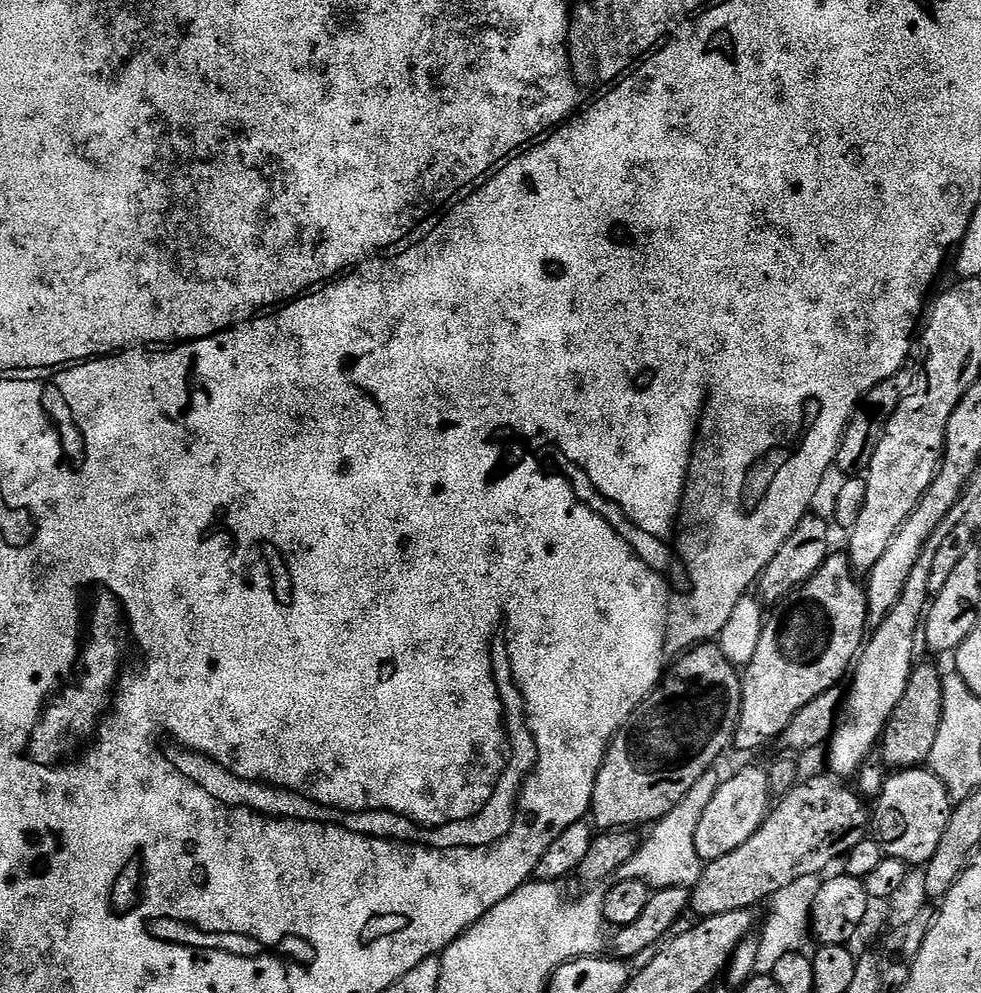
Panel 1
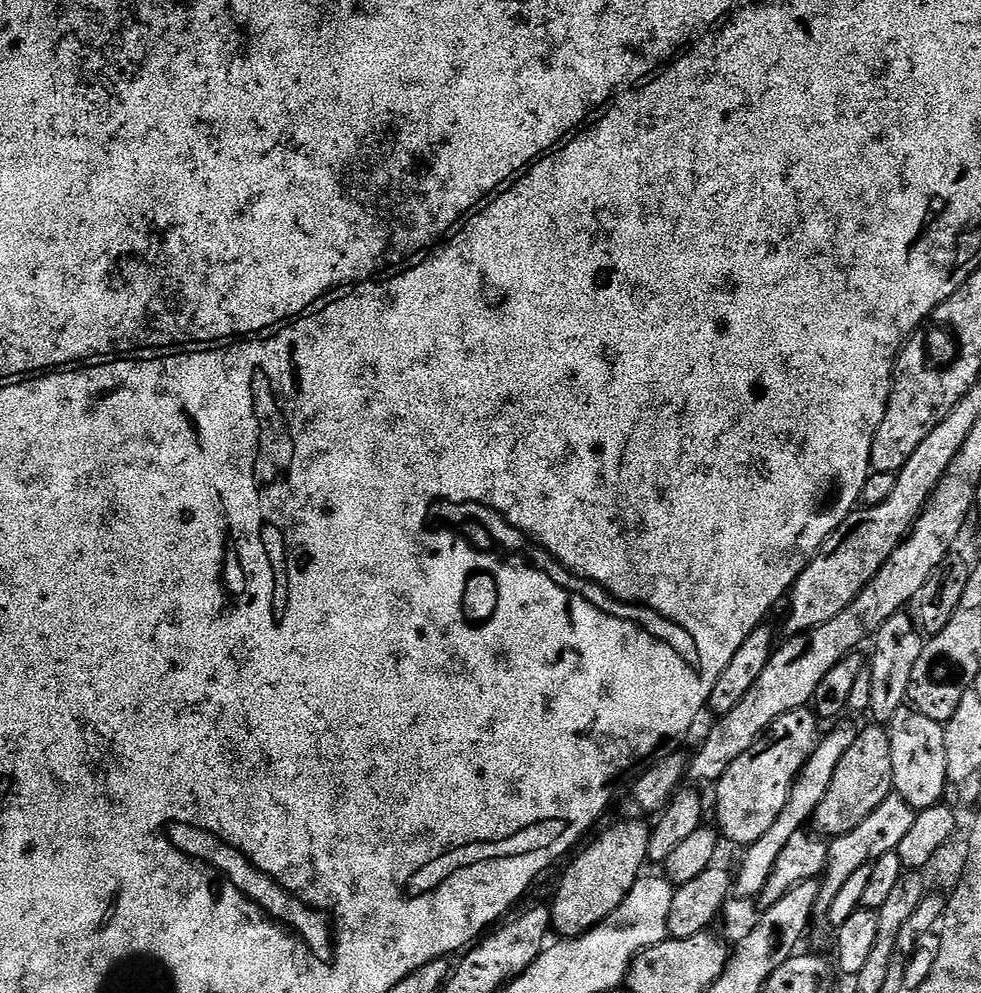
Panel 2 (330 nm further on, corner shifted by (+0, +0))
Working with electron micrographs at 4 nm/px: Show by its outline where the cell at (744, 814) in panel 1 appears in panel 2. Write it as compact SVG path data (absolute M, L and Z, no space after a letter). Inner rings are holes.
M811 707L790 710L790 714L782 714L767 728L763 736L722 774L722 778L714 785L716 791L715 827L725 841L739 846L747 846L758 842L766 830L778 818L782 806L786 806L786 798L790 794L790 786L796 775L810 758L810 754L820 743L822 735L821 721Z

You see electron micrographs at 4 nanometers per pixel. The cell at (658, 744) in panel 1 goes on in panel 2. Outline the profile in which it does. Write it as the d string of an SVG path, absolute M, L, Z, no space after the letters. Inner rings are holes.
M620 820L617 824L610 825L601 836L593 835L567 861L568 869L560 876L556 897L550 900L551 931L557 937L571 938L589 932L607 916L614 914L618 906L622 906L622 902L628 897L628 891L645 871L643 868L648 860L649 831L647 823L644 825L636 820Z

